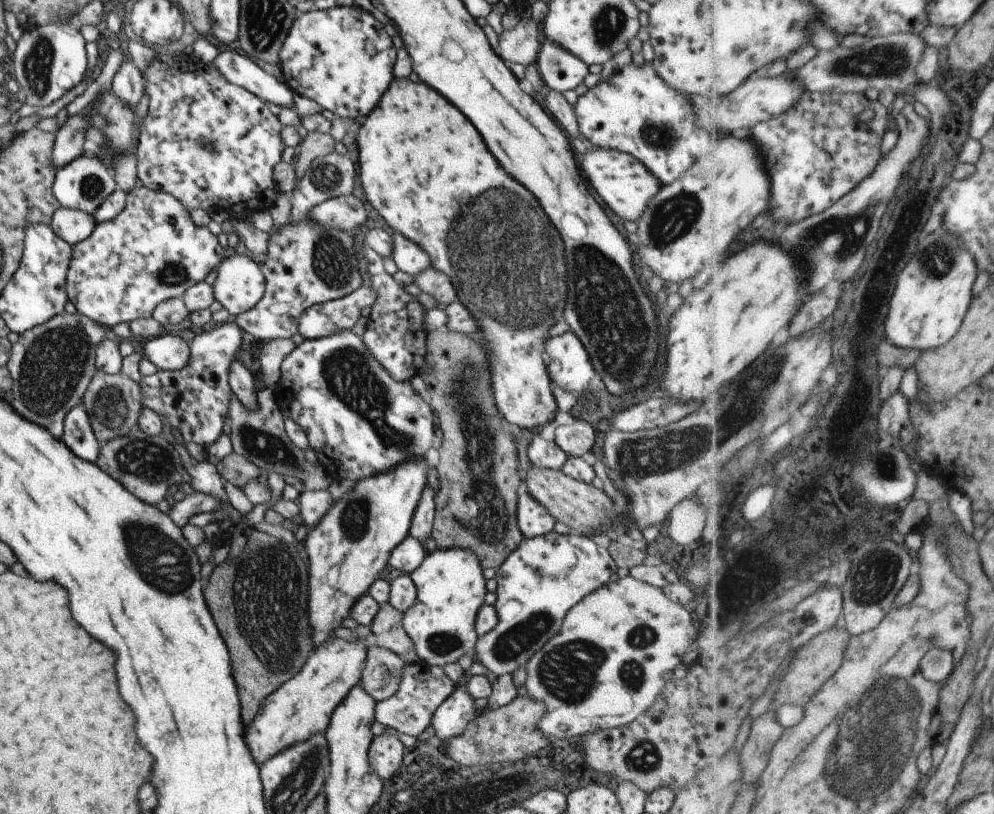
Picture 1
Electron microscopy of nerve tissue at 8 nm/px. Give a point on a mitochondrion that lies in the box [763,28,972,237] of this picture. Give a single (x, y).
(892, 62)

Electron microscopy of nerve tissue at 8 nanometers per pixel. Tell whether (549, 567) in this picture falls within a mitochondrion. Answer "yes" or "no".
no

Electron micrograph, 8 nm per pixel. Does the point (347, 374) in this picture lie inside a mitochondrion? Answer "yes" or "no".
yes

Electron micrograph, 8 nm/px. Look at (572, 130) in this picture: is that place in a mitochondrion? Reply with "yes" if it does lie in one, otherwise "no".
no

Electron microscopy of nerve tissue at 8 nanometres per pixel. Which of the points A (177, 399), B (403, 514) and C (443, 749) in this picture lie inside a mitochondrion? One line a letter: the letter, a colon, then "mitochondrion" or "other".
A: other
B: other
C: other

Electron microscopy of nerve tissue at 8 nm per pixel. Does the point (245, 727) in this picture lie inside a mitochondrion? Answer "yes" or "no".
no

